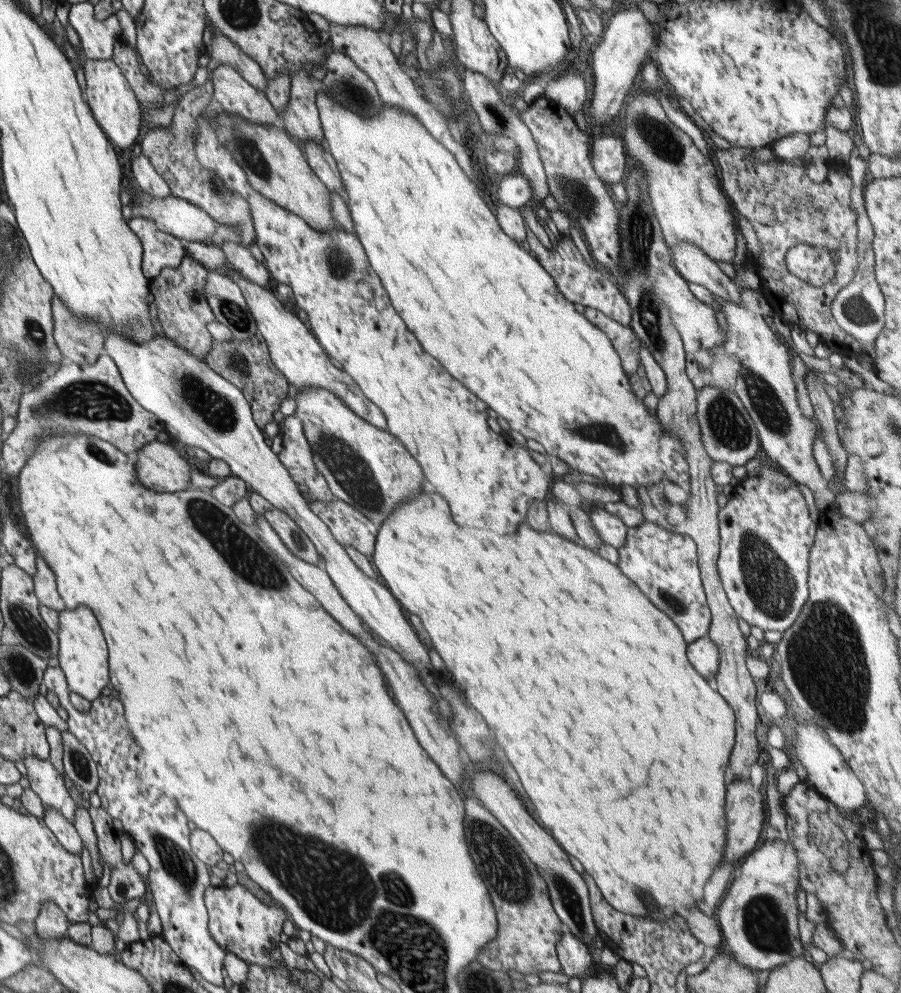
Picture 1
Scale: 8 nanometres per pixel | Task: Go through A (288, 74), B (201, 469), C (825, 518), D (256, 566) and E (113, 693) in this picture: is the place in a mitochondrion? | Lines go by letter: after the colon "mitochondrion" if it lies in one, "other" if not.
A: other
B: other
C: other
D: mitochondrion
E: other

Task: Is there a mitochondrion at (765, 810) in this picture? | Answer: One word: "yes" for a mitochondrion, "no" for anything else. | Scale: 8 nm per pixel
no

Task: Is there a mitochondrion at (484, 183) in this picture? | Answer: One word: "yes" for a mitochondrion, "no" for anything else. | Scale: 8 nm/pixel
no

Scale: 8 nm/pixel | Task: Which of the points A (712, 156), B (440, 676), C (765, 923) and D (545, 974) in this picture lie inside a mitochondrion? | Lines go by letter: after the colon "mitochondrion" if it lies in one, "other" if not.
A: other
B: other
C: mitochondrion
D: other

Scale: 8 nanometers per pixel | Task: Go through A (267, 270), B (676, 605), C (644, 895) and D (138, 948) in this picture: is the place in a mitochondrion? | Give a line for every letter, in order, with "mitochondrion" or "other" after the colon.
A: other
B: mitochondrion
C: mitochondrion
D: other

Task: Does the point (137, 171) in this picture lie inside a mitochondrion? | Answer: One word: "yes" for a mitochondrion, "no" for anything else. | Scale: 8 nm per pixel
no

